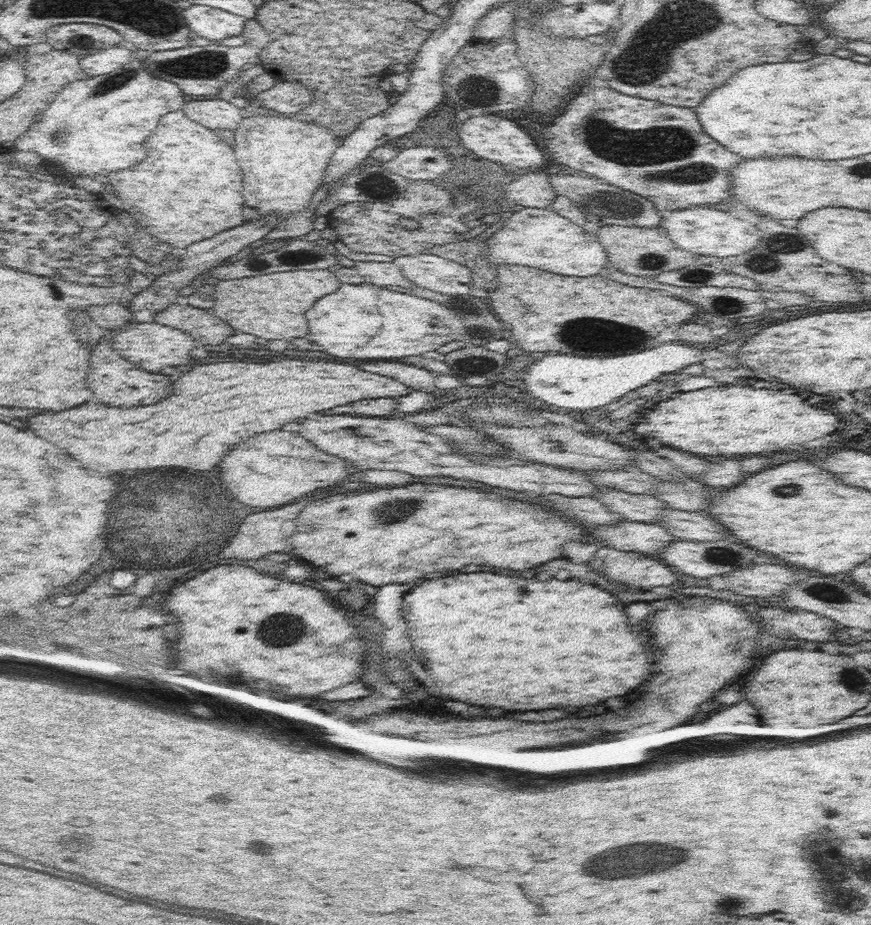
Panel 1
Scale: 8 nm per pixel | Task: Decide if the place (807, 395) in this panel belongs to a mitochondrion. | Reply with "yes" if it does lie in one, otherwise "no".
no

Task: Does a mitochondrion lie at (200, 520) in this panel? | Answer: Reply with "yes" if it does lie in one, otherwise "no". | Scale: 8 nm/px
yes

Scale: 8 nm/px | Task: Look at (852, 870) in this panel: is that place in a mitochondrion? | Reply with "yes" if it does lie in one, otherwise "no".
no

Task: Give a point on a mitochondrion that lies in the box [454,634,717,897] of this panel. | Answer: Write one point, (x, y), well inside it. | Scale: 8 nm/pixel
(647, 859)

